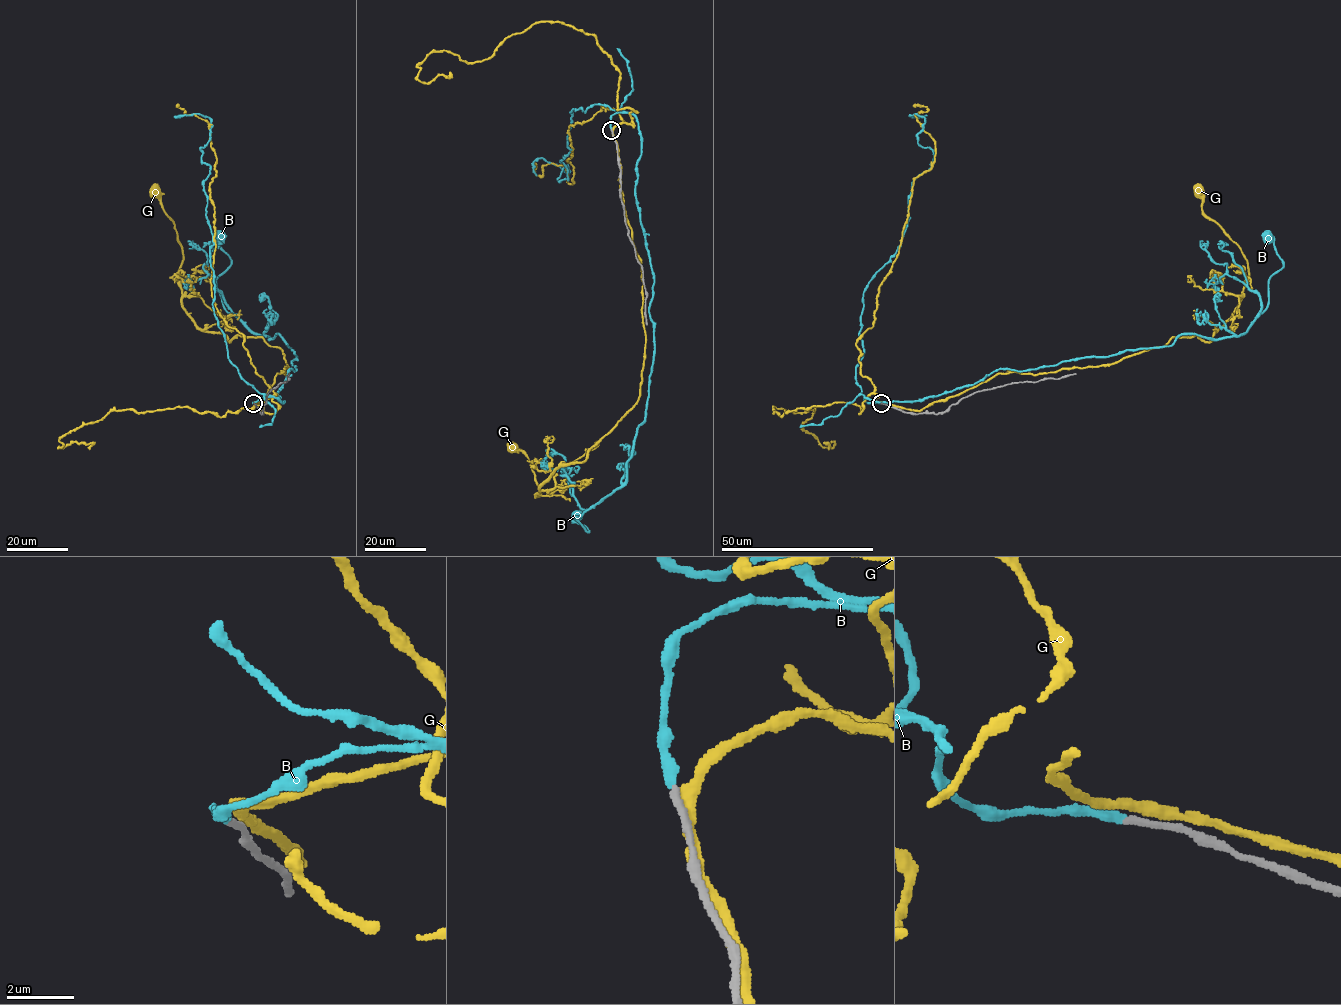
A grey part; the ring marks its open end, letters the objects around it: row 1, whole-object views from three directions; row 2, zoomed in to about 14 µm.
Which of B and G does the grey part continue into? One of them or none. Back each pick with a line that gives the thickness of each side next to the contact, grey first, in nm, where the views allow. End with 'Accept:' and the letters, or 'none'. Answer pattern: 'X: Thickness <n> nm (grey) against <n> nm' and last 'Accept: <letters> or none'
B: Thickness 220 nm (grey) against 280 nm
Accept: B

